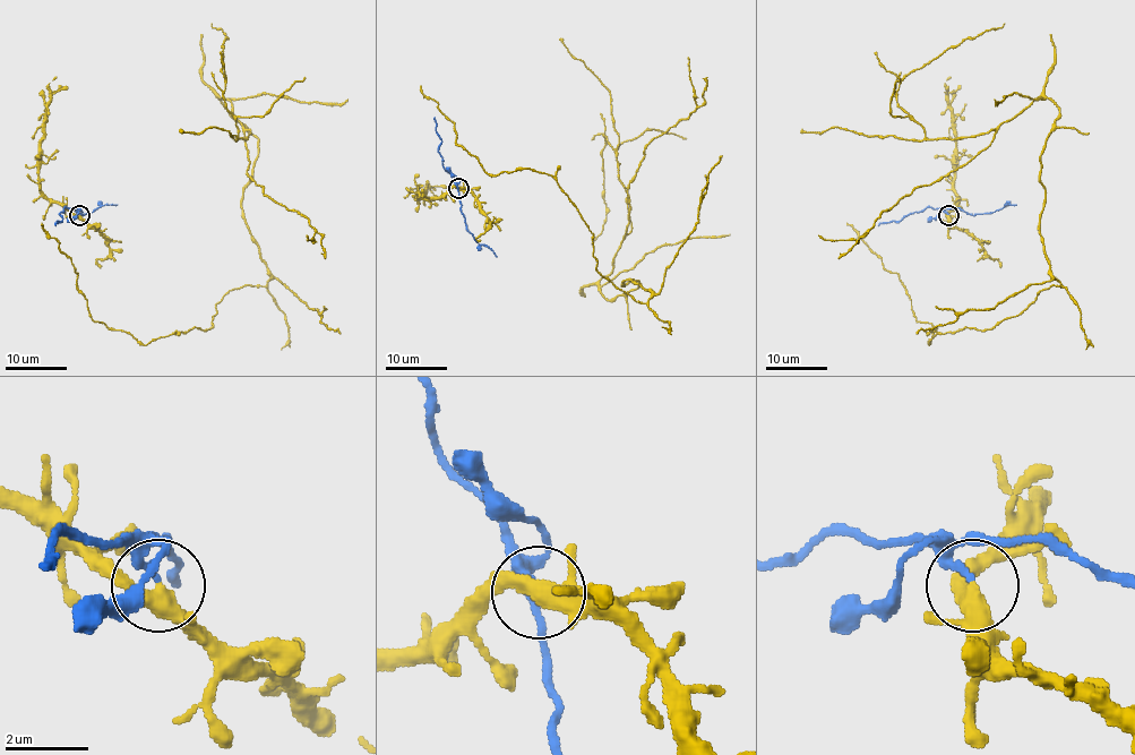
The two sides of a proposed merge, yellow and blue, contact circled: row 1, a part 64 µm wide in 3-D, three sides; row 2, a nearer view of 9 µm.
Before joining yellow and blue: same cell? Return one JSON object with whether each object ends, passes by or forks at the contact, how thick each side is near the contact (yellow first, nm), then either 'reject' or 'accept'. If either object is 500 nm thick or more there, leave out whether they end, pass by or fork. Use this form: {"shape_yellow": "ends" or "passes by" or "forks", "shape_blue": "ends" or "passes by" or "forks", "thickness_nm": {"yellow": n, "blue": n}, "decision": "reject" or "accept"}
{"shape_yellow": "passes by", "shape_blue": "ends", "thickness_nm": {"yellow": 400, "blue": 170}, "decision": "reject"}

